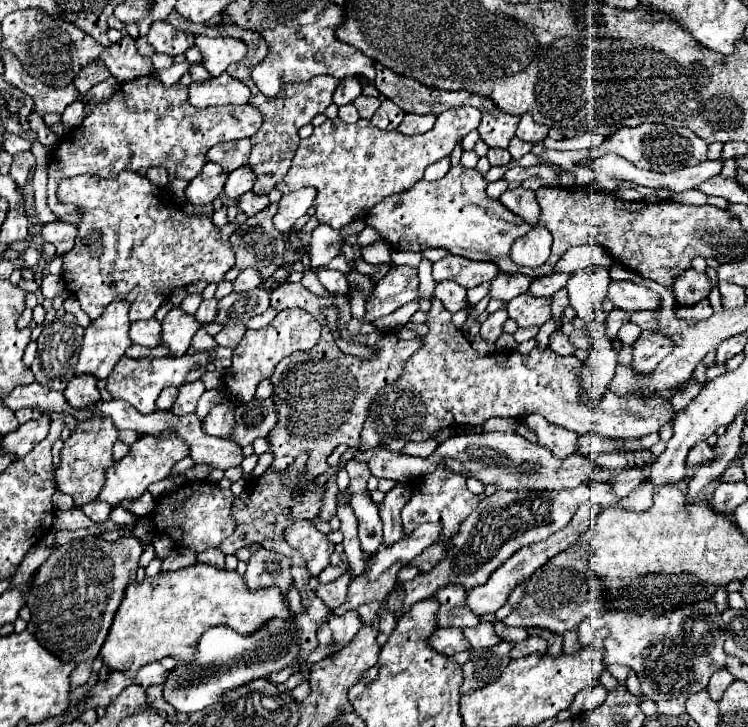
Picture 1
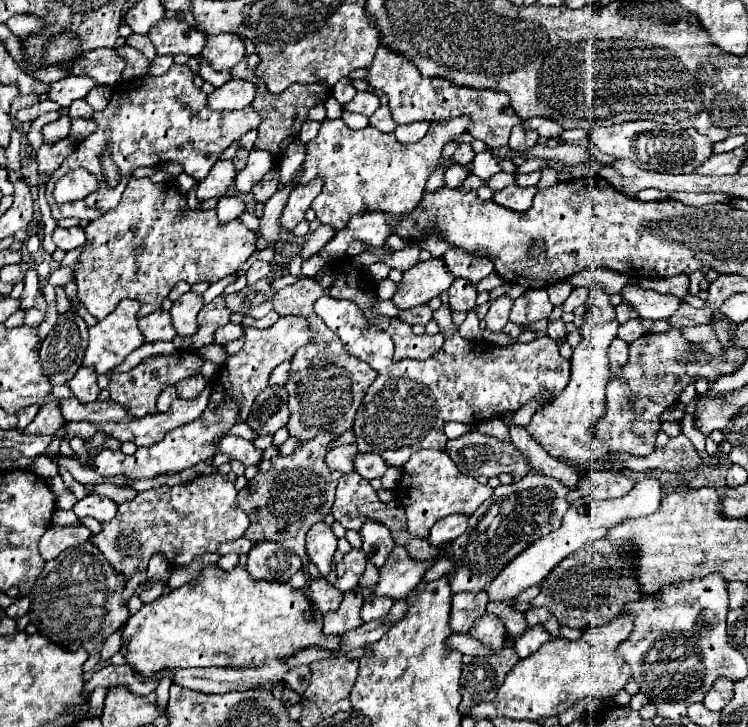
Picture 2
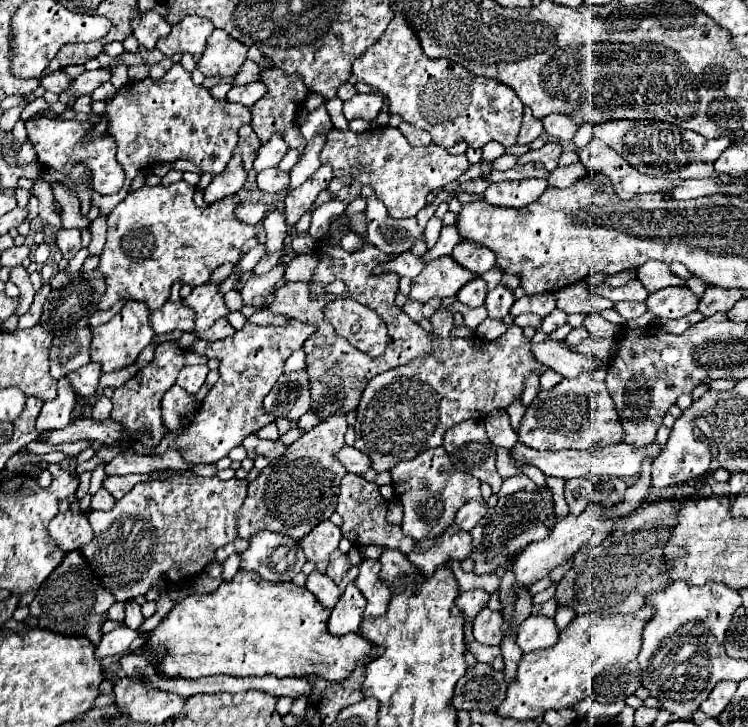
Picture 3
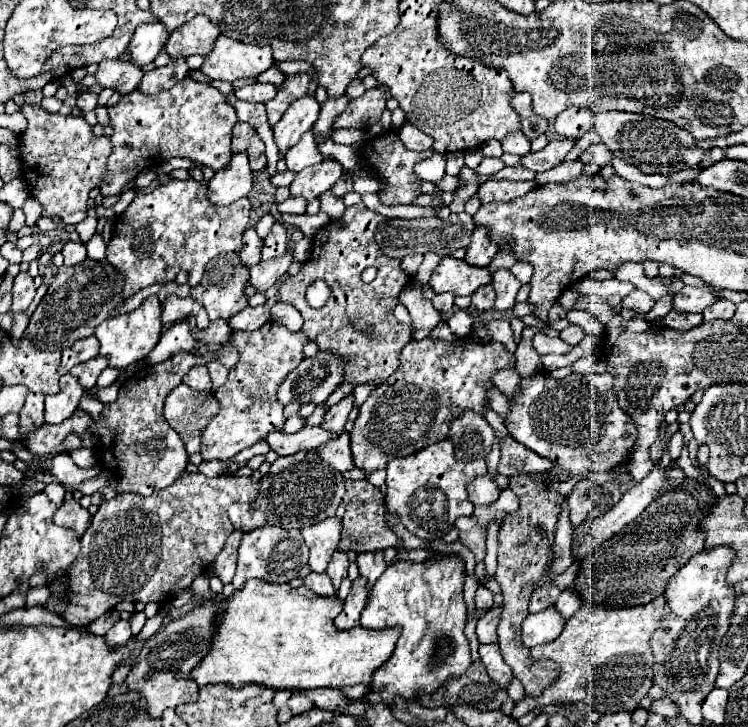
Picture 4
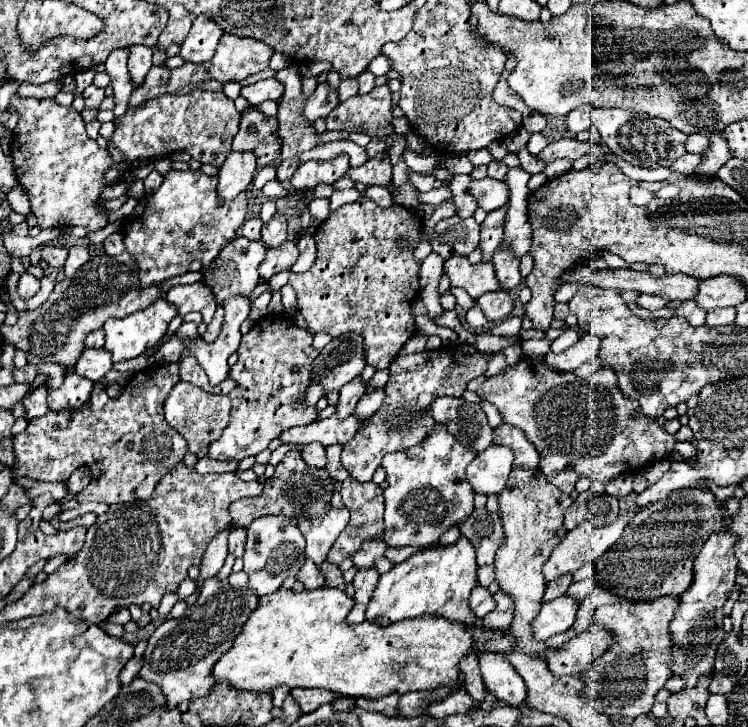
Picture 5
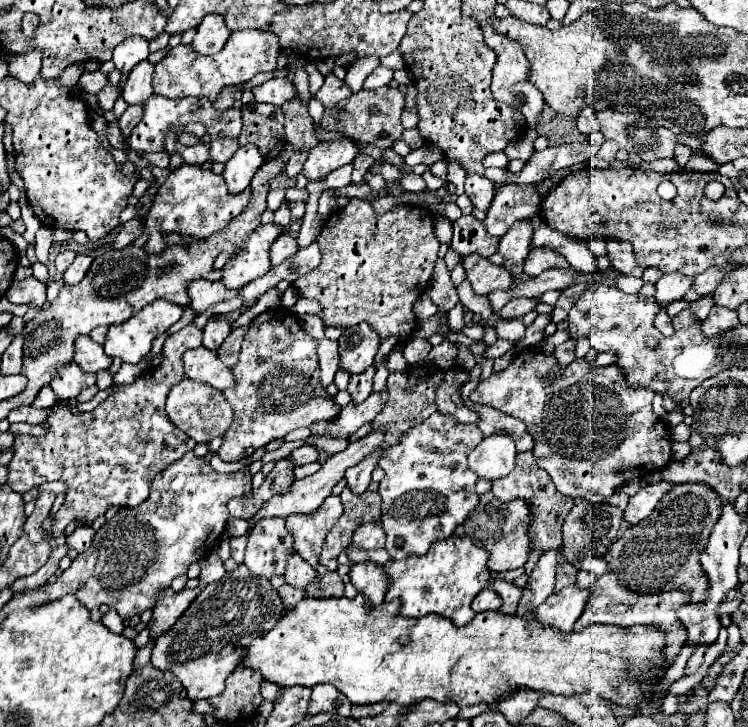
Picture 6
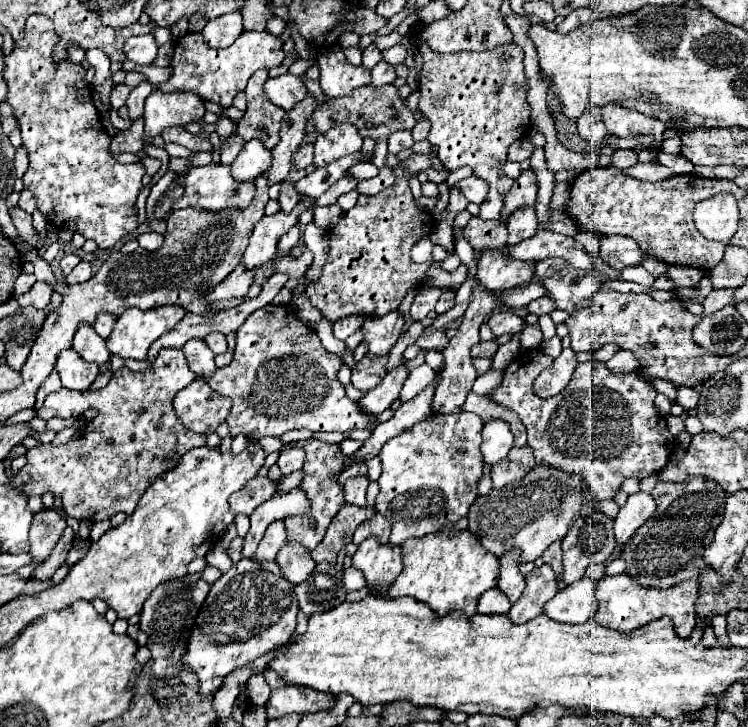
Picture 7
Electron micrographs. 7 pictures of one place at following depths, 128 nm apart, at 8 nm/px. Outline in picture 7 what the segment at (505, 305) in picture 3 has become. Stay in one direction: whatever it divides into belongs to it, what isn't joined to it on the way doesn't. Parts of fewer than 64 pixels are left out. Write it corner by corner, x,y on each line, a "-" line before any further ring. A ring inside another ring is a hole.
520,208
520,210
516,210
506,220
506,228
508,228
508,246
516,246
522,240
534,236
536,230
538,230
536,210
534,208

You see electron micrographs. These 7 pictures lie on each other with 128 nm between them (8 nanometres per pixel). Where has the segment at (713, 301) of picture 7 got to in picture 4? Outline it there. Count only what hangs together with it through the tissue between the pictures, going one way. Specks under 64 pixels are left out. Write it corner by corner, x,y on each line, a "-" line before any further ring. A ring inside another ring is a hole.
668,312
664,318
662,318
662,324
666,328
674,328
674,330
688,330
688,328
694,328
702,322
702,316
700,314
678,314
678,312

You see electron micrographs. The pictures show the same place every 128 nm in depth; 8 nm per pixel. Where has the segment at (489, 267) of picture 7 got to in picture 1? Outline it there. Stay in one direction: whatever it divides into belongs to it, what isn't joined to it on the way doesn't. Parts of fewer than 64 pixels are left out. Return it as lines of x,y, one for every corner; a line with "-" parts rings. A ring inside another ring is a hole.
392,266
390,272
378,280
366,298
366,314
362,322
376,322
400,306
416,300
418,270
408,266

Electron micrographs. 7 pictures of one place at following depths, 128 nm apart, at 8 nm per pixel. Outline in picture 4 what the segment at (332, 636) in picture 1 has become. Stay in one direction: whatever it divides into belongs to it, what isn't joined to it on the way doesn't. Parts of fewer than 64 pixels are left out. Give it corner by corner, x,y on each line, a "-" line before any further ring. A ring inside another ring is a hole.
356,578
352,582
352,590
348,594
348,598
344,600
344,608
342,612
336,616
334,624
338,630
350,630
350,628
356,628
360,626
360,614
364,610
368,602
368,590
366,590
366,580
362,578

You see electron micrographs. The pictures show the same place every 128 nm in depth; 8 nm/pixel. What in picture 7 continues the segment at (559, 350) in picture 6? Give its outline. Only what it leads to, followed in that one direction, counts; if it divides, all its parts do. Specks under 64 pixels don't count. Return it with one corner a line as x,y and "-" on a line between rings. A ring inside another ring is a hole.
564,348
560,352
560,356
552,362
552,366
548,370
540,372
538,380
534,382
534,392
540,398
556,396
570,382
570,376
572,376
576,364
578,364
578,360
576,360
574,350
572,348

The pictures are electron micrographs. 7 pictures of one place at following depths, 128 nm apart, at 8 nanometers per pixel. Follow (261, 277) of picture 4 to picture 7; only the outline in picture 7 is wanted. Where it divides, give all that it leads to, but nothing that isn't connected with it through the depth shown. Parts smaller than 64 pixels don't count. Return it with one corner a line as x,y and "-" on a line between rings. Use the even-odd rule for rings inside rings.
292,226
278,242
278,252
290,252
300,242
300,228

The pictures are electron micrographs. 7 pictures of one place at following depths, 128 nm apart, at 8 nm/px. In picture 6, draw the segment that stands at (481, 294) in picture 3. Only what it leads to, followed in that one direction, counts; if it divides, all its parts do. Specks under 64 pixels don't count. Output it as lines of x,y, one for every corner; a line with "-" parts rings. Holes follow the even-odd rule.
516,298
516,300
510,300
502,310
496,312
496,318
504,318
504,320
514,320
514,318
520,318
524,316
526,312
534,310
536,306
536,300
530,300
530,298

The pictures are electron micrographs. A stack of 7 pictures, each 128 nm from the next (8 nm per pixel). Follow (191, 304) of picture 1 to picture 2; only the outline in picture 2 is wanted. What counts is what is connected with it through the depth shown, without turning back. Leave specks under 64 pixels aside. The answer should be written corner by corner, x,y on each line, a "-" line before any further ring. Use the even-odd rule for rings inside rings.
226,276
226,278
218,280
216,284
212,284
212,286
202,294
204,304
208,304
208,302
210,302
210,300
214,300
216,296
220,296
220,294
222,294
222,290
224,290
228,284
232,284
232,282
234,282
234,276

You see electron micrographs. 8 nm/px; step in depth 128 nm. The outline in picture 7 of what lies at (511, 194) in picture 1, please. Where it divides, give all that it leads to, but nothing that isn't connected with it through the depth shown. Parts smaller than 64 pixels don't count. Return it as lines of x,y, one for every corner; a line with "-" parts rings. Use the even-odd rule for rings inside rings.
476,176
460,180
458,188
468,198
468,202
474,202
474,204
482,204
486,200
486,194
488,194
488,182
482,178
476,178

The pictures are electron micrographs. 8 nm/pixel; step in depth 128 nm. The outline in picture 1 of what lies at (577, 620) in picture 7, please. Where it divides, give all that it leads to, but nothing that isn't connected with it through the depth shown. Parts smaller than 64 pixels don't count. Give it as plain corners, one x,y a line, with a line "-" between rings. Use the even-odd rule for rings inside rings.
530,636
528,640
514,644
510,656
514,660
514,658
524,658
524,656
530,656
530,654
538,654
538,652
546,652
546,640
542,640
538,636

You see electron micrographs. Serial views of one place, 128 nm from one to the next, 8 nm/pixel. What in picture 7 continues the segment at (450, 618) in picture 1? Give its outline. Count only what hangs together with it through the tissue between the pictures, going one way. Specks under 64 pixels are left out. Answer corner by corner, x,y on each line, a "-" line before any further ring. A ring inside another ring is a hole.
498,588
484,592
478,600
478,612
480,614
506,614
510,610
510,606
512,604
508,602
508,598

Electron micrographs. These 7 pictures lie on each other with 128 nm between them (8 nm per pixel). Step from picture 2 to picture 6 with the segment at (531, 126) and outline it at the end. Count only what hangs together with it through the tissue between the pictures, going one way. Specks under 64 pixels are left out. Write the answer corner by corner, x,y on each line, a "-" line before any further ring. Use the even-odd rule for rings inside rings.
586,106
580,110
578,114
578,130
584,134
584,136
592,136
596,130
598,130
598,120
596,120
596,110
592,106

